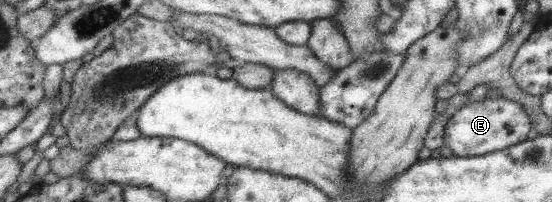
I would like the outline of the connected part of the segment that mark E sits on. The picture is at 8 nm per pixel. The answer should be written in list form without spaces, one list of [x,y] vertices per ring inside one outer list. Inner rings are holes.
[[[502,97],[472,101],[462,105],[448,118],[443,128],[441,146],[450,148],[456,156],[480,156],[522,142],[530,128],[529,117],[516,102]]]

